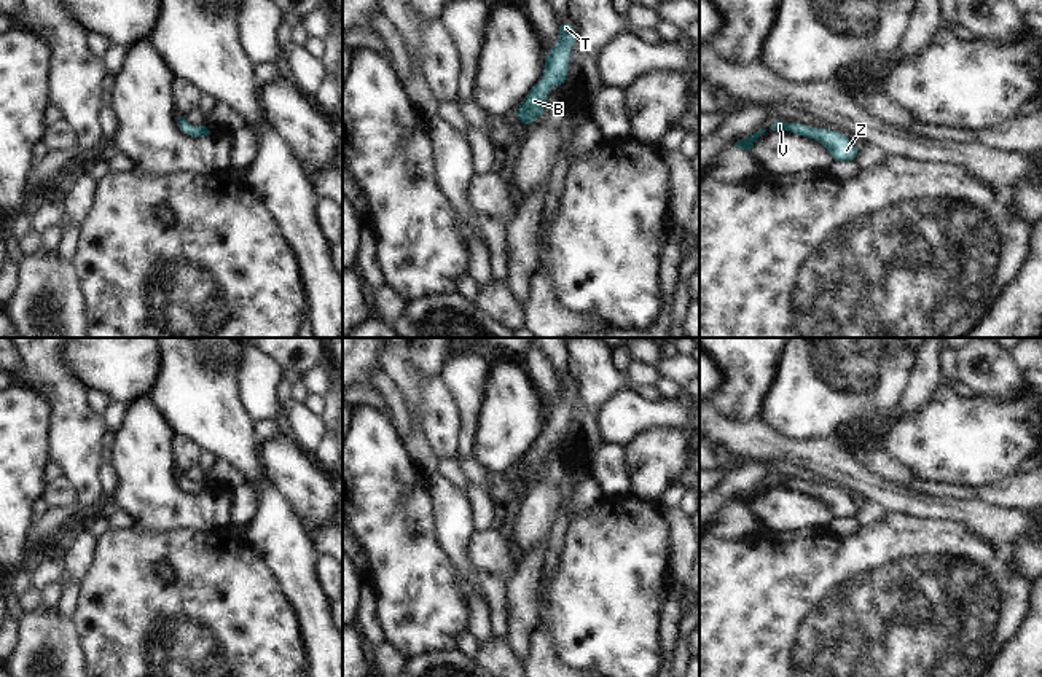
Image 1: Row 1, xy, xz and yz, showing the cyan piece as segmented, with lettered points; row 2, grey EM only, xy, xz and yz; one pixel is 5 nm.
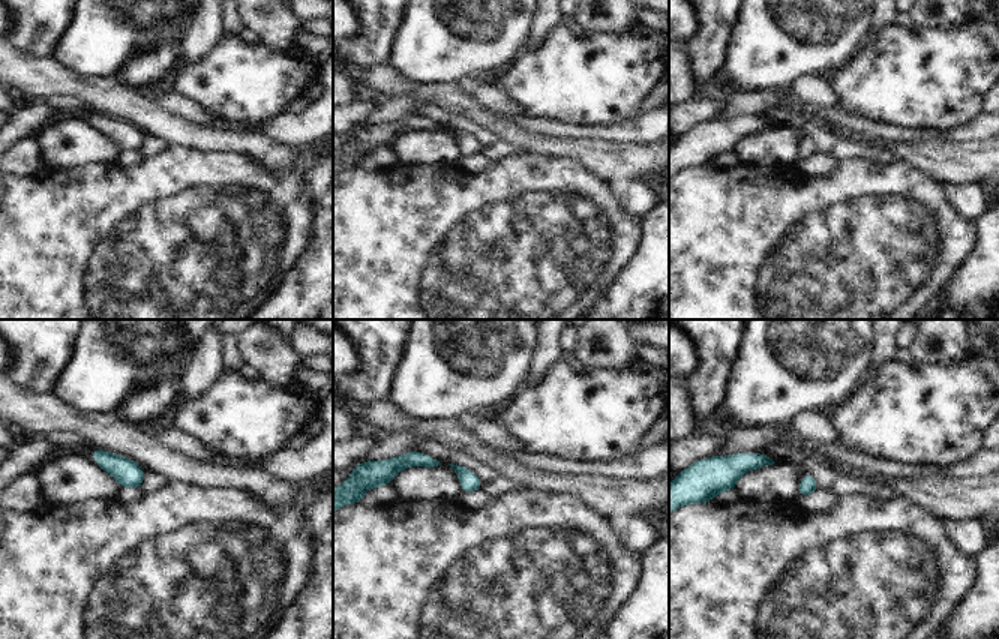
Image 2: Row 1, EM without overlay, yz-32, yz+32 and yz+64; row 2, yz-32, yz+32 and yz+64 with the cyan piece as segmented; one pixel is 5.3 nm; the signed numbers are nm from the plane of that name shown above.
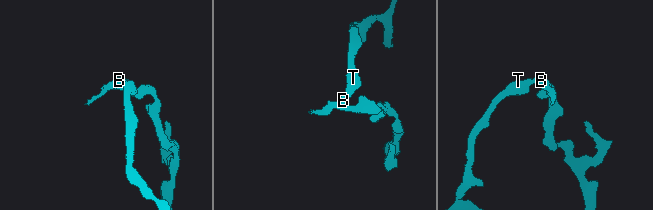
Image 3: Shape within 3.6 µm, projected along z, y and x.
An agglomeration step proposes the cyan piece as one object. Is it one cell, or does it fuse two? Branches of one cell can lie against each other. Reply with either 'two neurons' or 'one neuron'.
one neuron

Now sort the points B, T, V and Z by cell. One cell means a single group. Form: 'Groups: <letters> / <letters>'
Groups: B T V Z

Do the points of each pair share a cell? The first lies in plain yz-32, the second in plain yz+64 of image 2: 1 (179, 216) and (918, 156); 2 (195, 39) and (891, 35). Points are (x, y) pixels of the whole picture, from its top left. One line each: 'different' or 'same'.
1: different
2: different

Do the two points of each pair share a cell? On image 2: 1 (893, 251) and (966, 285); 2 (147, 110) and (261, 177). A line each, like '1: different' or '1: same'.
1: different
2: different

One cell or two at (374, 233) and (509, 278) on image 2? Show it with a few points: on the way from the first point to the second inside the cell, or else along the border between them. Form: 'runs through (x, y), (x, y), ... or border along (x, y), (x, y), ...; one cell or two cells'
runs through (407, 266), (419, 278), (476, 278); one cell

